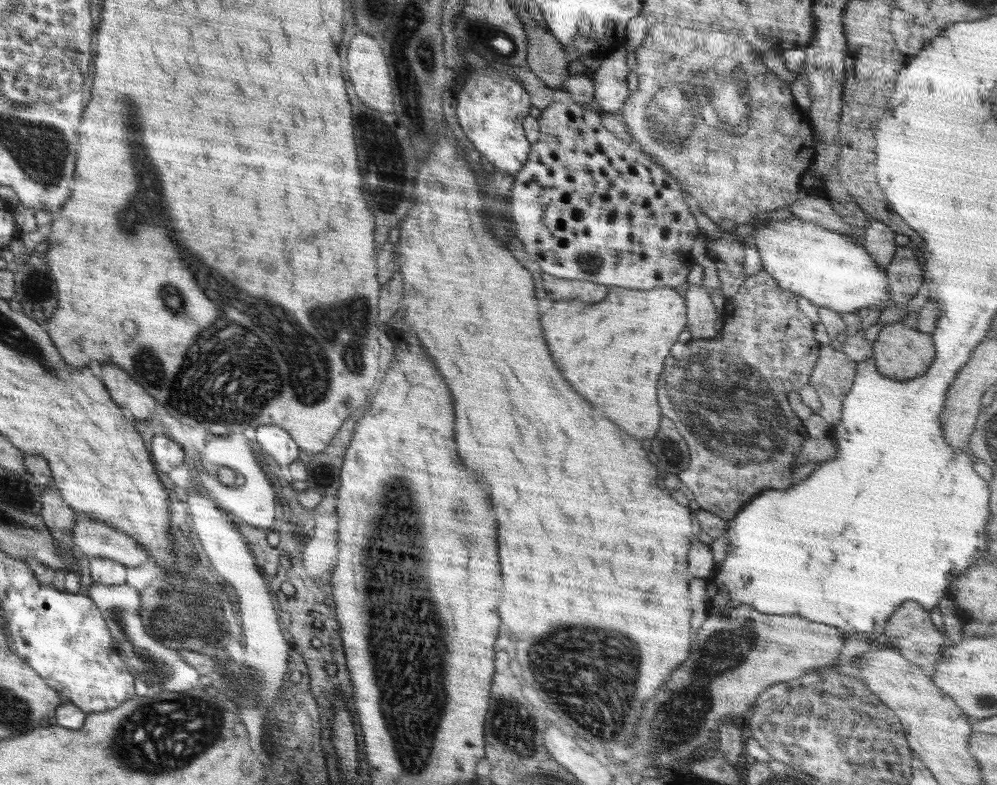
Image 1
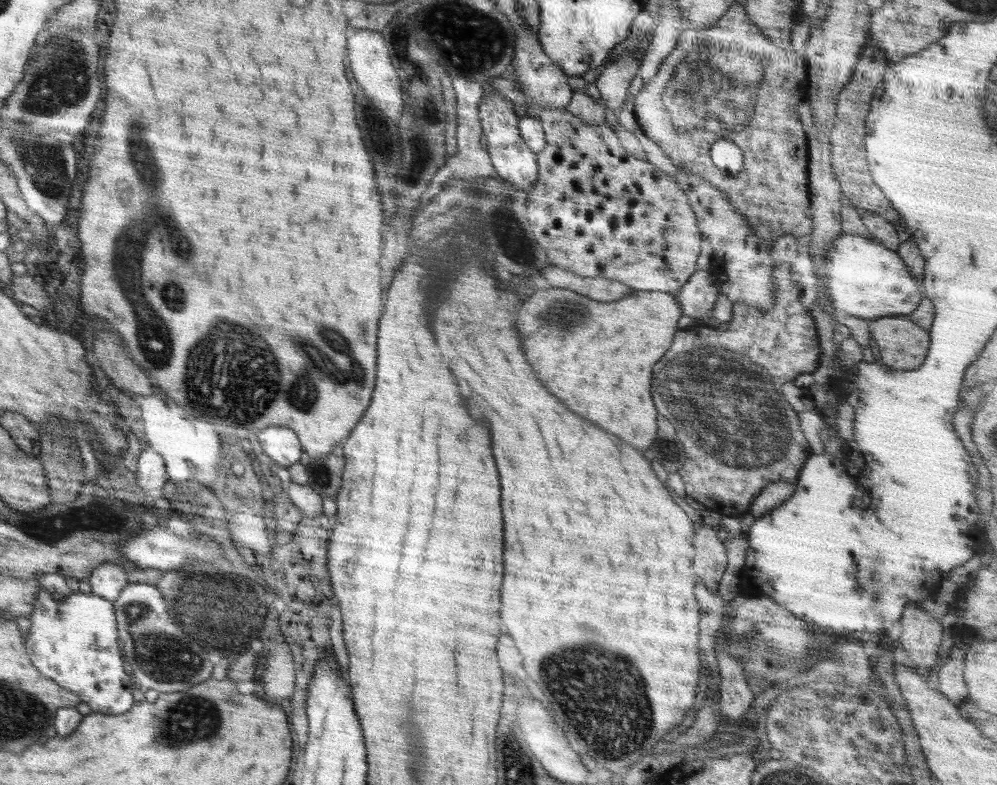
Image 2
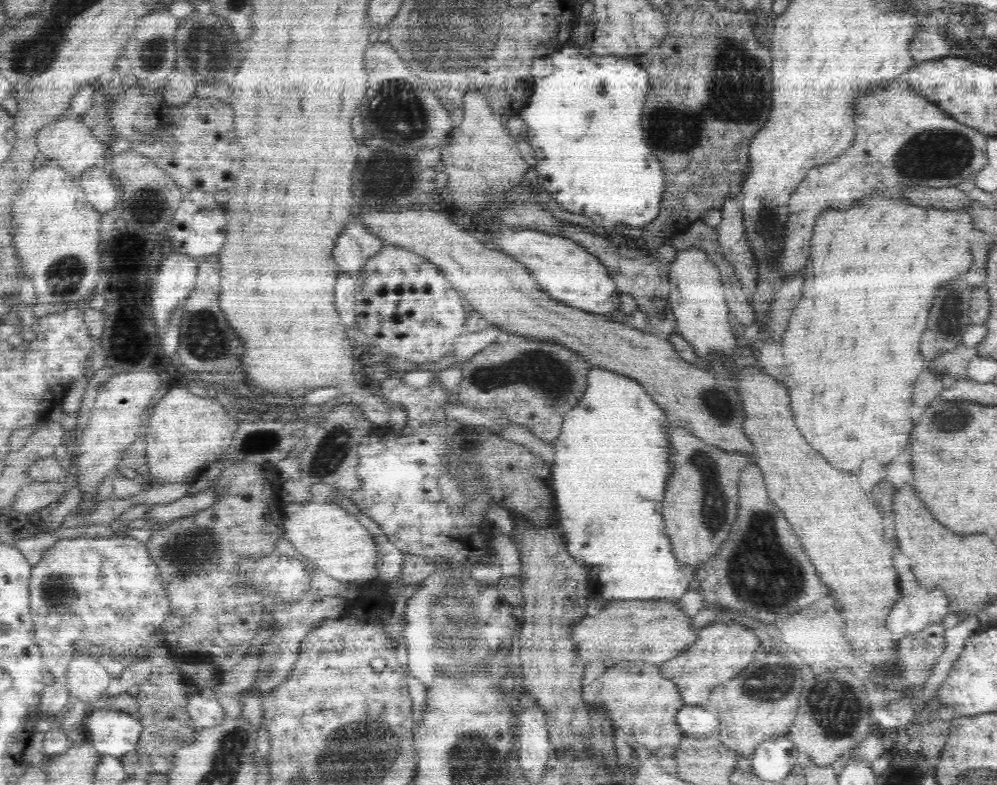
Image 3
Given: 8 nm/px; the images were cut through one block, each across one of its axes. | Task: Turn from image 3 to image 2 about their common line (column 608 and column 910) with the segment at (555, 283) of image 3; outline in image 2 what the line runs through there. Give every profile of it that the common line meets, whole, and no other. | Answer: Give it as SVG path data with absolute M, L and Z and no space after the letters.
M843 233L834 248L827 252L823 265L814 265L814 274L824 282L832 304L850 316L880 319L892 315L907 315L920 328L929 329L935 317L931 300L922 298L918 281L904 265L898 252L886 248L873 238Z

